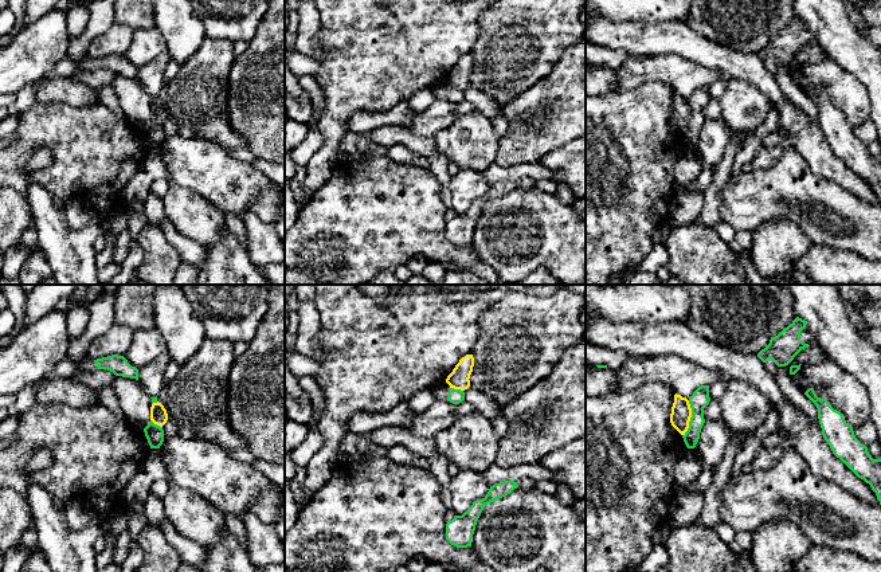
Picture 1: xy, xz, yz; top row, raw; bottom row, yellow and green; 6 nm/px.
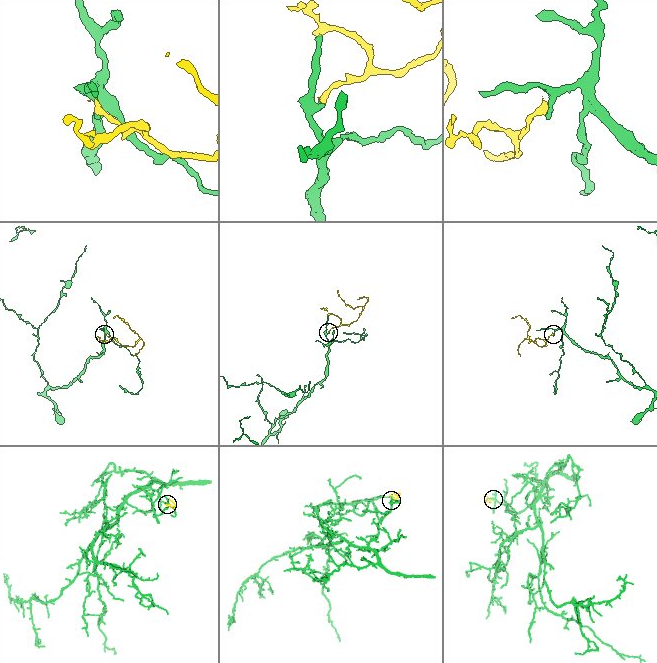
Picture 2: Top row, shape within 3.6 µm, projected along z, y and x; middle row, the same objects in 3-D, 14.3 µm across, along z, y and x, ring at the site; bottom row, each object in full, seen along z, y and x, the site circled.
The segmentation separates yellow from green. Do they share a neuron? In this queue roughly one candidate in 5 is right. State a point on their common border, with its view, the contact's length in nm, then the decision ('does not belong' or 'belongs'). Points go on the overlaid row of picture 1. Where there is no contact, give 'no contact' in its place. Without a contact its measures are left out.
contact yz (690, 416); length 220 nm; does not belong

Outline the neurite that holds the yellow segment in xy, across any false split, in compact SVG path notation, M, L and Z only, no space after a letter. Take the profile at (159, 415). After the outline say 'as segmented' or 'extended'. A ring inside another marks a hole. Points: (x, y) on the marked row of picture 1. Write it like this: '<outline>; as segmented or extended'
M115 376L111 387L122 412L136 428L144 430L150 420L160 427L167 423L167 410L161 403L152 401L140 380Z; extended

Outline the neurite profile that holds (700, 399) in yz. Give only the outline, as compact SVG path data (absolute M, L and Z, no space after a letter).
M709 385L698 387L689 397L692 418L688 431L682 435L688 448L694 448L700 439L700 432L705 423L704 408L709 404L709 401Z

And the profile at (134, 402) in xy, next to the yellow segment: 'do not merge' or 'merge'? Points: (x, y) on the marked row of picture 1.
merge

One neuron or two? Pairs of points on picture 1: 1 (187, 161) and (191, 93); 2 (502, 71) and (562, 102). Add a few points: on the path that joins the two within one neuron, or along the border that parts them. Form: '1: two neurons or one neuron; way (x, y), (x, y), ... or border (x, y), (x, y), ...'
1: two neurons; border (198, 136), (227, 148)
2: two neurons; border (555, 65), (545, 77), (505, 104)

